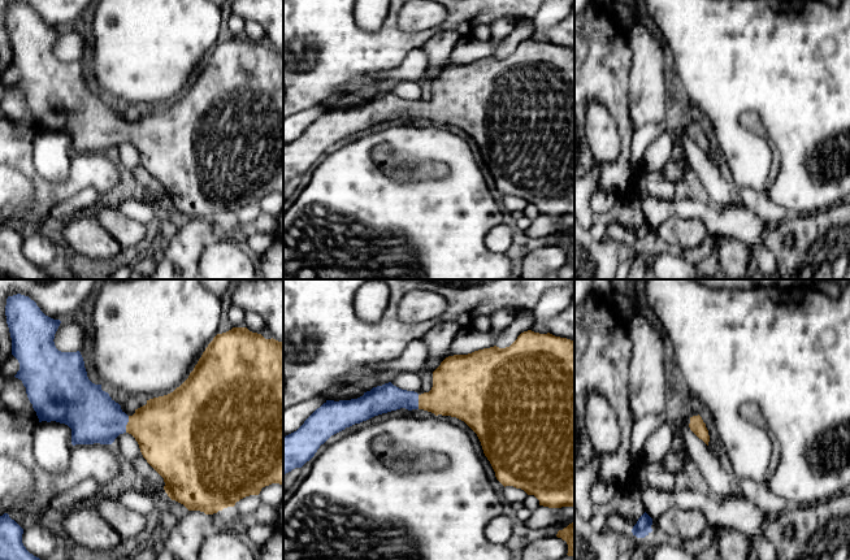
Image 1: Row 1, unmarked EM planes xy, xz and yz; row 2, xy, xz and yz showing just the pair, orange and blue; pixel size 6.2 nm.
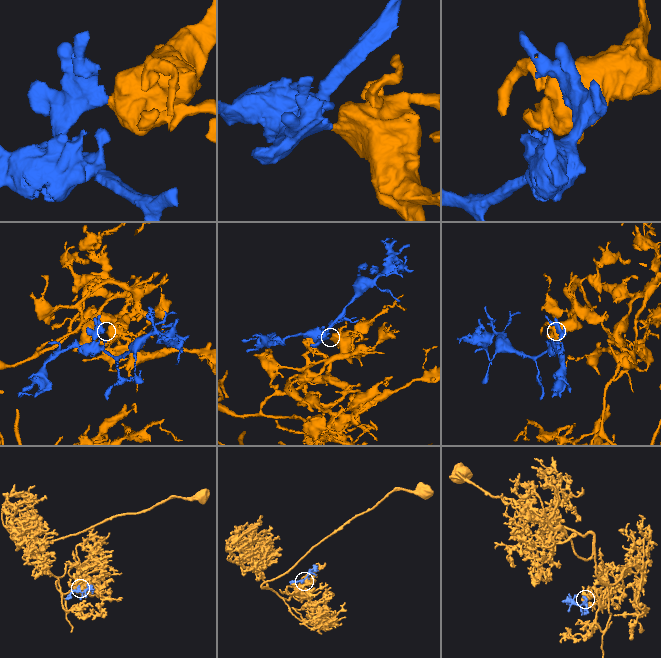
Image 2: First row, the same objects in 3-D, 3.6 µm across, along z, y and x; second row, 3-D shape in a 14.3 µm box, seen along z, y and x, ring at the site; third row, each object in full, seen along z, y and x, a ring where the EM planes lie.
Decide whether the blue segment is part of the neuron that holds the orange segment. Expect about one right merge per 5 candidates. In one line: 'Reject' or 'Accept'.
Accept

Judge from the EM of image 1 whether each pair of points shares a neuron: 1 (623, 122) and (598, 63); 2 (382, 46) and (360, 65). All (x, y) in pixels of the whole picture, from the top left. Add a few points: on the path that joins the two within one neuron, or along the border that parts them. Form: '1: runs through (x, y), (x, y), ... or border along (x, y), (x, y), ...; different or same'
1: runs through (619, 108), (603, 77); same
2: runs through (377, 51), (365, 60); same

